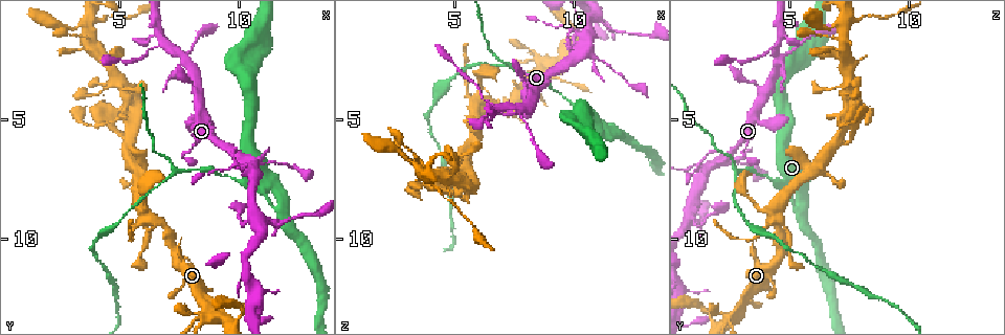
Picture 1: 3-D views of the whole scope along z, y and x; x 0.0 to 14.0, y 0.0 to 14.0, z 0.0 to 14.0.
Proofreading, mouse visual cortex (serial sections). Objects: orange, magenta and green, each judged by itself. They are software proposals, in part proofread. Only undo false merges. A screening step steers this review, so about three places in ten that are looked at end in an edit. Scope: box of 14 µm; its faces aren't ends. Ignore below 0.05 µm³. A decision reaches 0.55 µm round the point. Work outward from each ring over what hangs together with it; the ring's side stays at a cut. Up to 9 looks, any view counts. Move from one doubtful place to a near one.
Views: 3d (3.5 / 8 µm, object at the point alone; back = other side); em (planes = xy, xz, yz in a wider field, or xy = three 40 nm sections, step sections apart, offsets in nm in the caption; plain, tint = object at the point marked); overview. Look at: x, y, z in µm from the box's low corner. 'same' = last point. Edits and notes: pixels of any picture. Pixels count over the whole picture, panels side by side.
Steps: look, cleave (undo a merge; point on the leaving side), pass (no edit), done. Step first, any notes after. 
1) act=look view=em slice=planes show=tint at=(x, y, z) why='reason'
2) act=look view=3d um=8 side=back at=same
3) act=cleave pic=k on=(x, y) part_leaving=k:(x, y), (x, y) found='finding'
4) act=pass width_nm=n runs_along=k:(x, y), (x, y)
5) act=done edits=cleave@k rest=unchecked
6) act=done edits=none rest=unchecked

act=look view=3d um=3.5 at=(5.5, 9.6, 4.0)

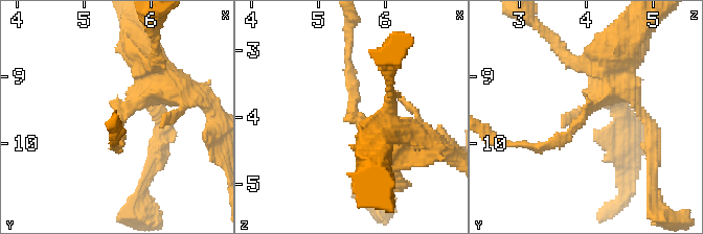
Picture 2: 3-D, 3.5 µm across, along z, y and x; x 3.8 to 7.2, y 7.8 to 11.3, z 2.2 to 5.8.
act=look view=em slice=xy step=5 show=plain at=(5.60, 9.55, 3.95)

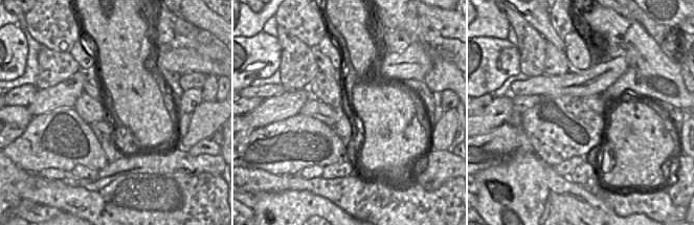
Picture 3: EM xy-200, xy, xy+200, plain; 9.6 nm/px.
act=look view=em slice=xy step=5 show=tint at=same

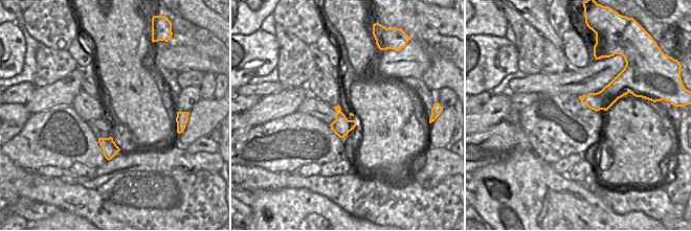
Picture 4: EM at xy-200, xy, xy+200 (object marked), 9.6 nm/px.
act=cleave pic=2 on=(568, 135) width_nm=180 part_leaving=2:(589, 109), (552, 144), (501, 141) found='a second cell is stuck on'

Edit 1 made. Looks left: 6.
act=look view=overview why='redraw'

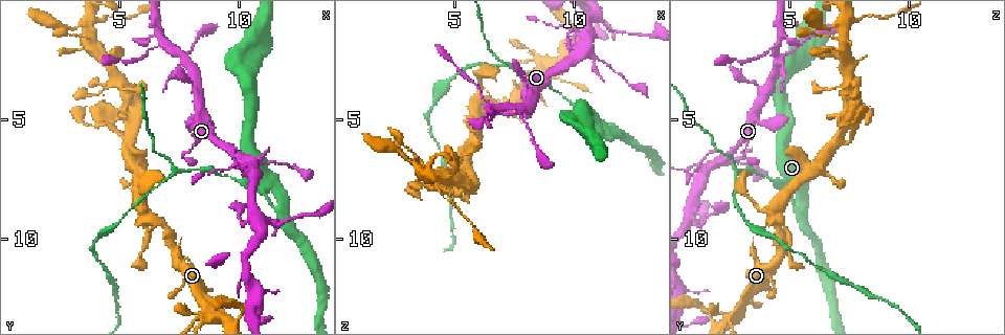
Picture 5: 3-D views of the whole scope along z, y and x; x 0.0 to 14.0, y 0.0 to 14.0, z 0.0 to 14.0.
act=look view=3d um=3.5 at=(7.4, 7.1, 2.8) why='three arms meet'

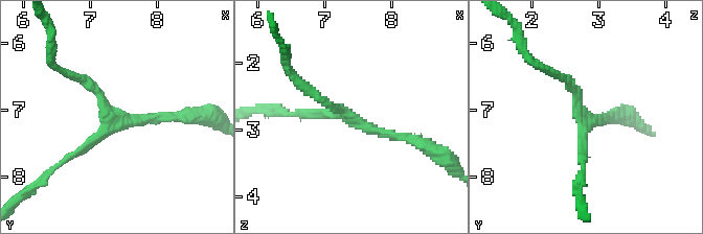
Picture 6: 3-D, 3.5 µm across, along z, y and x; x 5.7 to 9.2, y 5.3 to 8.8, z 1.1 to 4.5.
act=look view=em slice=xy step=5 show=tint at=(7.45, 7.20, 2.85) arms=3 arm_widths_nm=150,150,150

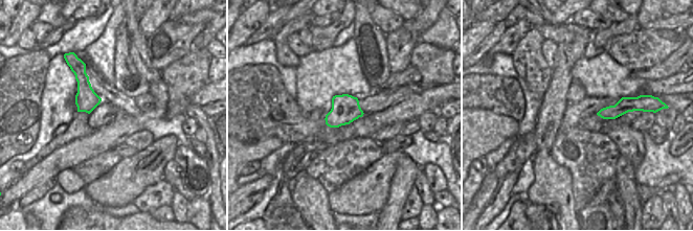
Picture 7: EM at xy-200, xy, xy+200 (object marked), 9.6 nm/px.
act=pass runs_along=6:(185, 115), (114, 121), (60, 163) found='continuous, no second cell'

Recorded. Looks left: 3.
act=look view=3d um=3.5 at=(6.8, 1.9, 4.5)

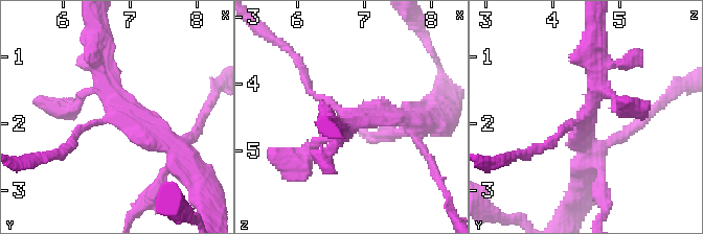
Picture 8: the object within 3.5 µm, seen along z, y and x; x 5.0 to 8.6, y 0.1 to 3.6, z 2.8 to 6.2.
act=look view=em slice=xy step=1 show=tint at=(6.85, 1.90, 4.50) arms=3 arm_widths_nm=100,250,300

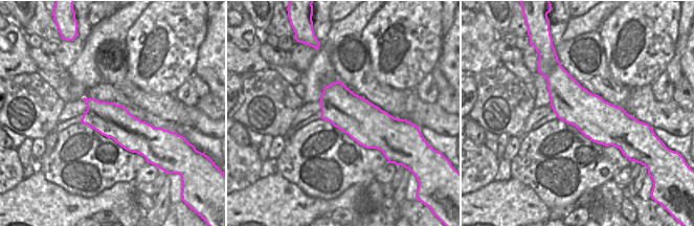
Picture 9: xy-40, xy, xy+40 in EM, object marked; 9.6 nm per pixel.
act=look view=em slice=planes show=tint at=same why='another direction'

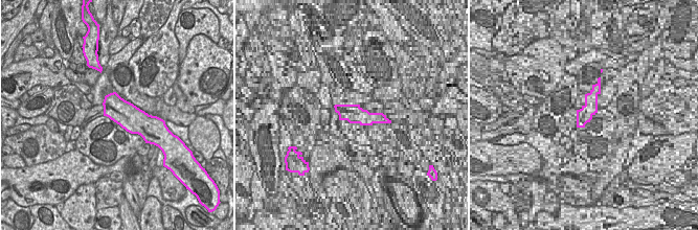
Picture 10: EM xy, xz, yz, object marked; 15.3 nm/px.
act=pass runs_along=8:(180, 155), (119, 116), (100, 52) found='continuous, no second cell'

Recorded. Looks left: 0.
act=done edits=cleave@2 rest=unchecked

